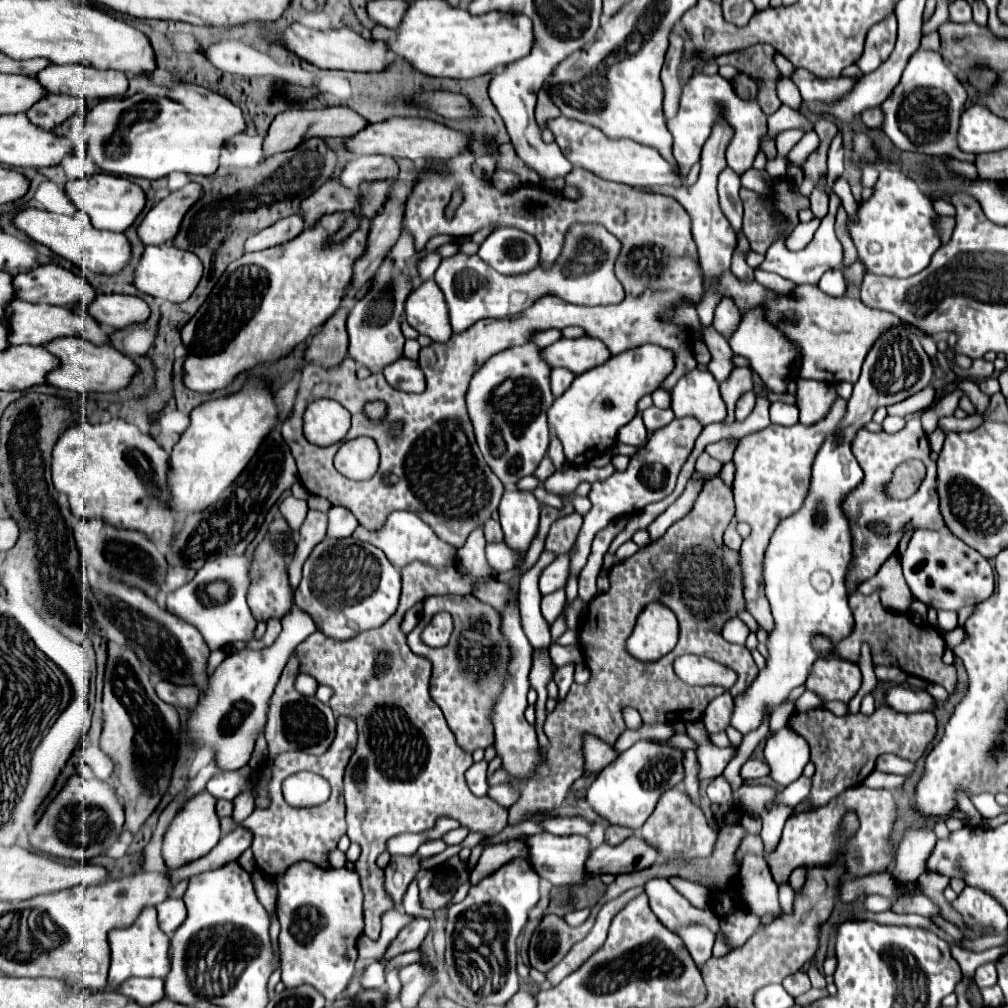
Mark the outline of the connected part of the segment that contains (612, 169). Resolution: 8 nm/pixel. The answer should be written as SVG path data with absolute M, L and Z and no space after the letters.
M563 116L546 121L546 127L553 133L560 151L564 151L564 157L574 167L592 171L594 175L598 175L602 179L626 183L632 187L678 183L678 175L674 173L670 163L666 163L654 147L640 145L632 139L608 139L600 129L574 121L574 119L564 119Z

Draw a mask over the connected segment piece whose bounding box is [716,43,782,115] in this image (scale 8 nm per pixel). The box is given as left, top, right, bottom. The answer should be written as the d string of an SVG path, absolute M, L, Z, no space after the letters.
M758 43L758 45L752 45L744 51L740 51L740 53L734 51L734 53L716 57L718 65L732 65L732 67L740 69L742 73L756 77L760 81L758 103L760 103L760 107L764 107L766 115L778 111L778 107L782 105L776 95L776 81L782 75L774 63L774 53L776 53L776 49L772 45Z

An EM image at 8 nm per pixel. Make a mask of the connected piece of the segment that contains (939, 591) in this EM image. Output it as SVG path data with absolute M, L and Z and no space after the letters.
M916 531L902 555L902 569L912 595L928 607L958 611L988 599L995 589L995 572L986 557L952 533Z

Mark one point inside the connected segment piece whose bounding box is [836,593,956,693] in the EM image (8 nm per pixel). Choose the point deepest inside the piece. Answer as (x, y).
(895, 640)

